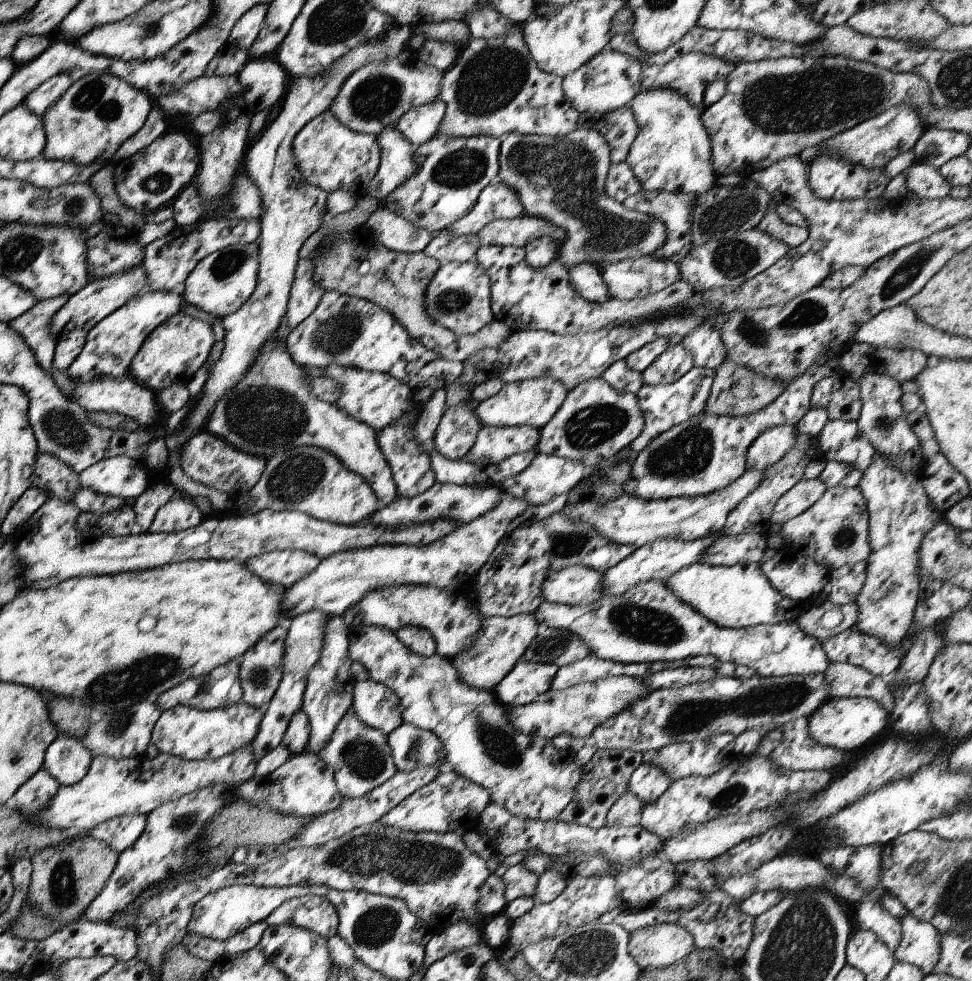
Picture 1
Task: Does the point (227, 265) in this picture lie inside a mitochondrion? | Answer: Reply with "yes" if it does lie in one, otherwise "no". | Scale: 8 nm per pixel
yes

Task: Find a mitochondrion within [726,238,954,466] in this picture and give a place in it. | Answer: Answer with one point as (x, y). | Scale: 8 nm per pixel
(903, 277)

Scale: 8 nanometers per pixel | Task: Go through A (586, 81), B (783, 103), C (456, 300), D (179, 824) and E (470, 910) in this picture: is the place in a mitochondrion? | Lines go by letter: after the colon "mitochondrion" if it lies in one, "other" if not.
A: mitochondrion
B: mitochondrion
C: mitochondrion
D: mitochondrion
E: other

